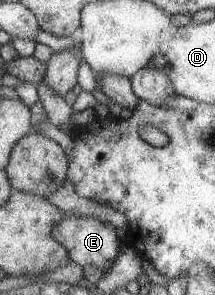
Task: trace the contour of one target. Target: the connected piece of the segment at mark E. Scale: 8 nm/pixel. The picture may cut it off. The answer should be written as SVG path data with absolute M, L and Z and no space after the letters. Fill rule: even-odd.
M68 216L53 225L52 236L69 250L70 259L84 267L92 264L95 268L106 271L113 264L118 253L118 239L114 233L114 226L106 222L99 222L93 217Z

